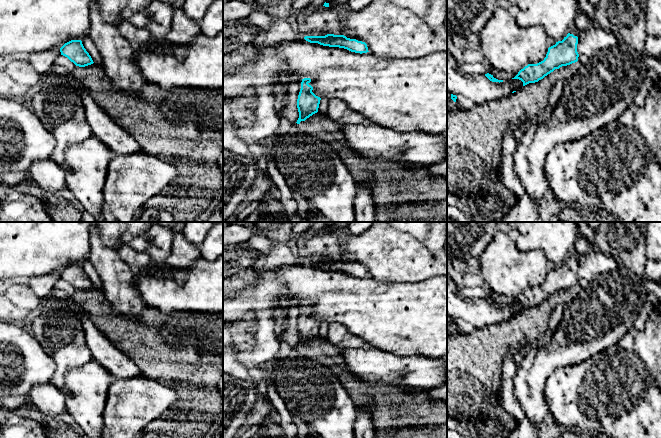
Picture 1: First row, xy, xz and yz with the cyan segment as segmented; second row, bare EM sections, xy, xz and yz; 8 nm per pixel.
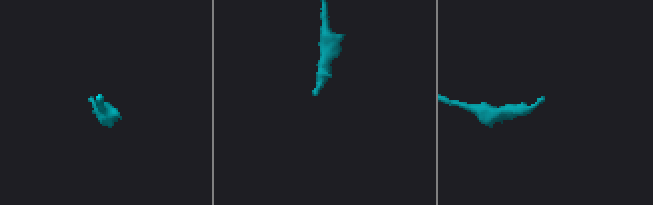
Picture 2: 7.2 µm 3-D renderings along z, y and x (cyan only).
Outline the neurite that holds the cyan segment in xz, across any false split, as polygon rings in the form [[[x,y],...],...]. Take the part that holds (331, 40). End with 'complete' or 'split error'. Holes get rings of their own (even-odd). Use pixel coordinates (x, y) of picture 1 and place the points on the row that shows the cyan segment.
[[[327,34],[325,36],[305,36],[304,39],[310,43],[318,43],[323,46],[339,47],[355,53],[367,53],[368,47],[365,42],[347,38],[344,35]]]; complete

